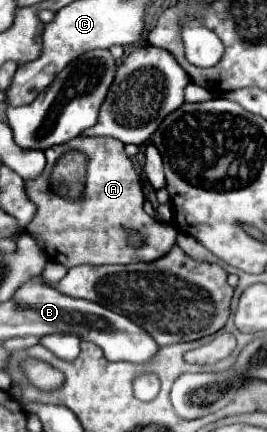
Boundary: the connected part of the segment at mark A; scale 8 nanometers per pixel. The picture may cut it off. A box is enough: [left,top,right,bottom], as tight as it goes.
[25,136,177,264]

